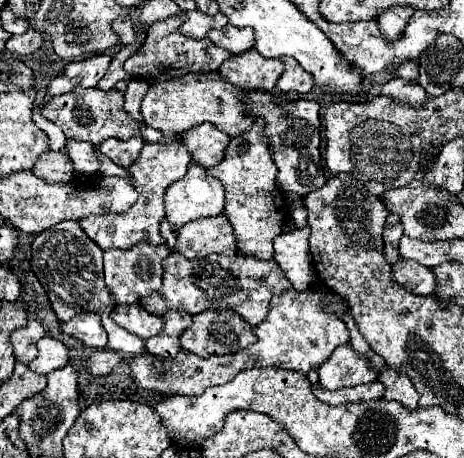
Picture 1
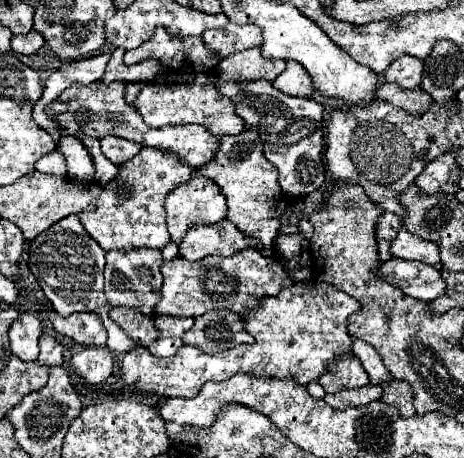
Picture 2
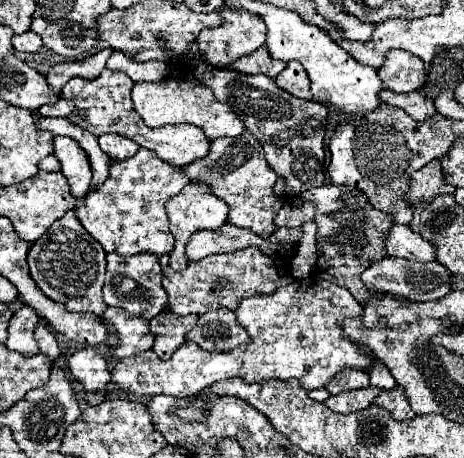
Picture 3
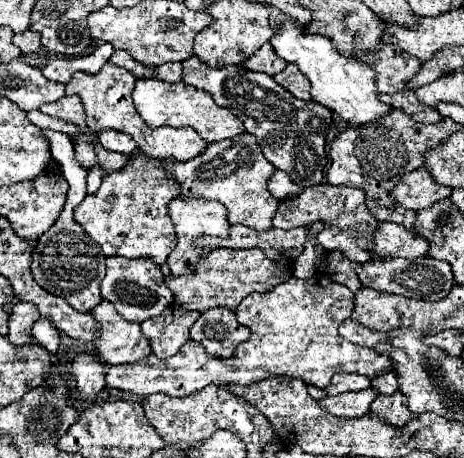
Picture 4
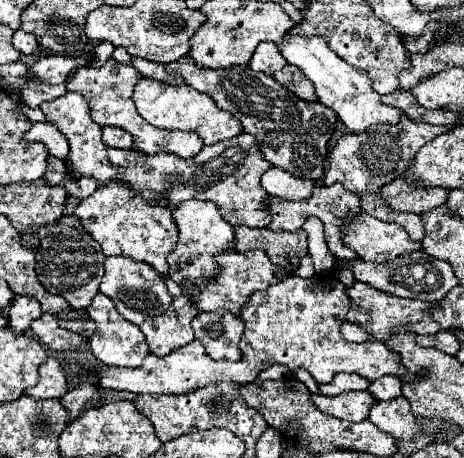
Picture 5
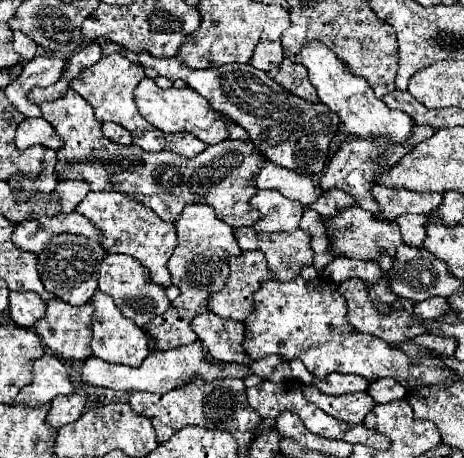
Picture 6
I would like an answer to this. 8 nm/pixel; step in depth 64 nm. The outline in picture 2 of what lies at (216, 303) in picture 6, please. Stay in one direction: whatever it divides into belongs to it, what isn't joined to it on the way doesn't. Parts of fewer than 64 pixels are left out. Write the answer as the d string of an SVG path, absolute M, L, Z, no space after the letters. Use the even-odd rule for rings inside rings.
M240 250L234 256L208 256L196 262L184 258L172 258L162 264L164 284L160 290L160 302L154 306L154 316L200 316L208 310L232 310L244 314L258 304L264 296L276 296L282 288L288 288L292 280L282 268L278 258L264 258L258 250Z

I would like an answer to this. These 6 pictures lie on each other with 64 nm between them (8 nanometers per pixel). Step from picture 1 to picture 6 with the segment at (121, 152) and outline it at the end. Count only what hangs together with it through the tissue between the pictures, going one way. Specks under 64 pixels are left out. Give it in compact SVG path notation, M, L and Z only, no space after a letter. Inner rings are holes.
M106 122L106 124L102 126L102 130L104 130L104 136L106 136L110 142L124 144L124 146L130 146L130 144L132 144L130 132L126 132L126 128L122 128L122 126L118 126L118 124Z

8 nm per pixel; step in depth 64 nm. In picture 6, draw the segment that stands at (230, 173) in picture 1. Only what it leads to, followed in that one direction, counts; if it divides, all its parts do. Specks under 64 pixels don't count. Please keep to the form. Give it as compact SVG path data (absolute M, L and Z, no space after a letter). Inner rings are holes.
M68 90L66 96L62 96L60 100L42 102L40 110L42 110L42 118L48 120L54 126L56 134L64 140L64 148L60 148L60 152L56 152L58 180L86 180L92 186L92 190L116 188L124 194L136 196L136 200L142 200L144 206L152 208L162 220L168 220L168 222L174 222L176 216L180 216L184 204L192 204L192 202L210 204L216 210L216 216L222 222L230 224L232 228L254 226L258 222L260 212L250 206L250 198L258 192L254 182L256 182L258 172L264 166L264 160L260 158L260 152L254 148L254 144L250 140L222 140L220 144L208 146L196 158L184 158L184 156L176 156L172 152L144 152L142 148L136 148L136 146L112 144L102 134L102 124L94 120L92 106L74 90Z

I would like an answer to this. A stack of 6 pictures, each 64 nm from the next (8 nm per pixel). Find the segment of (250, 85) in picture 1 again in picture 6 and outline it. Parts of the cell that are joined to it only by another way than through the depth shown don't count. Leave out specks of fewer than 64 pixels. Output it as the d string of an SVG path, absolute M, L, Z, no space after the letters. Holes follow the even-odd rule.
M262 40L256 50L254 50L254 56L250 60L250 64L258 70L264 70L264 72L274 72L280 64L282 64L282 58L284 58L284 50L282 50L282 44L280 42L270 42L270 40Z

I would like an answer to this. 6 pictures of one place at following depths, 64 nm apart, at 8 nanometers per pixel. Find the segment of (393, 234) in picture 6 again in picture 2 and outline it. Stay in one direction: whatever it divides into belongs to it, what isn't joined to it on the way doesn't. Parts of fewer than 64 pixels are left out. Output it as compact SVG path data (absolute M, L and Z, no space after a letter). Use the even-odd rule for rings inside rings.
M406 228L398 232L390 250L396 258L404 258L404 260L418 260L430 266L436 266L440 262L440 246L436 242L418 240L418 236L408 234Z

